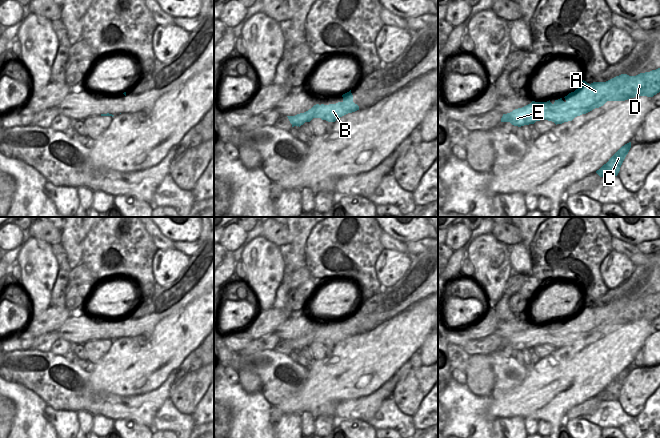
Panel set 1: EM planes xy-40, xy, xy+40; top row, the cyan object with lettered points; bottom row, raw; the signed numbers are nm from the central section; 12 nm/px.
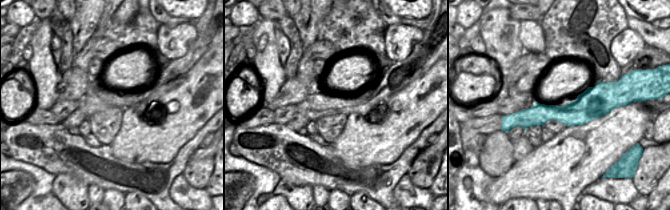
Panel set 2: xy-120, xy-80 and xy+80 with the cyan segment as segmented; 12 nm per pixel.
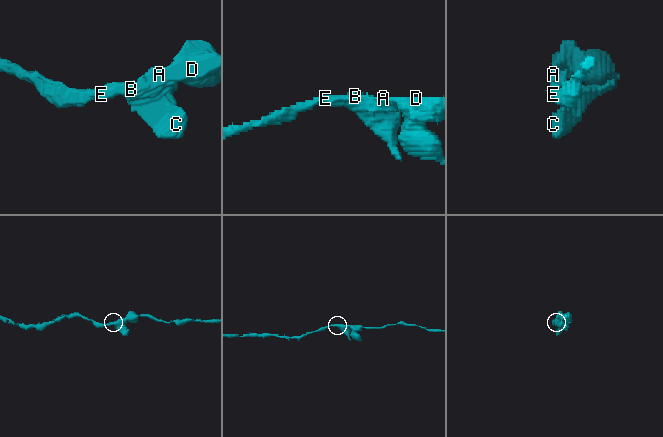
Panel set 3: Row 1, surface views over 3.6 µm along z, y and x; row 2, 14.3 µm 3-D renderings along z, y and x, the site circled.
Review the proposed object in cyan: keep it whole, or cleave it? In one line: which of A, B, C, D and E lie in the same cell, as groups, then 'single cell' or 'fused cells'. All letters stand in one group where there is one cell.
A B C D E; single cell

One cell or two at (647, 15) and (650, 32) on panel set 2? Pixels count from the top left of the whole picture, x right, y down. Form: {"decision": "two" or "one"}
{"decision": "two"}

